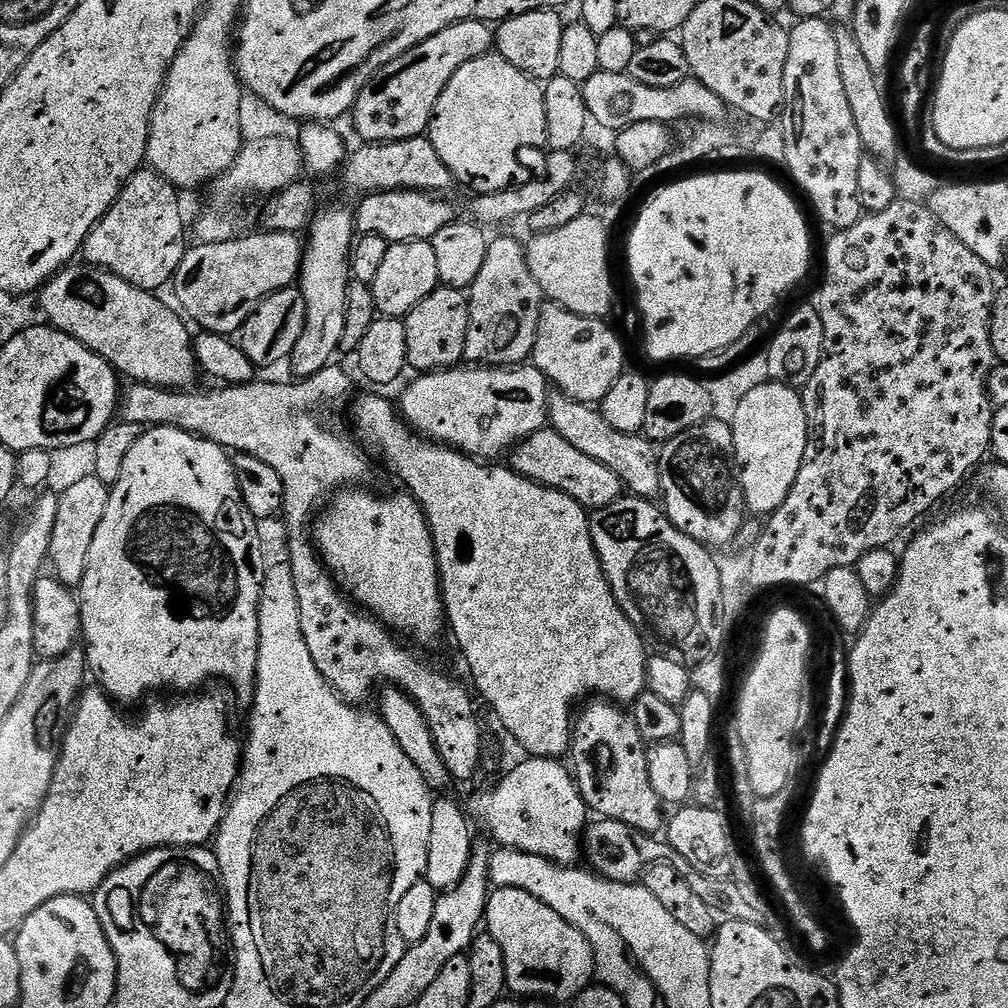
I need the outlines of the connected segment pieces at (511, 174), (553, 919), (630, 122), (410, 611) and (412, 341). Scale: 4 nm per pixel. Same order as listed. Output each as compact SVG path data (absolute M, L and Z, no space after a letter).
M498 54L480 56L466 62L466 66L459 68L454 78L450 78L446 90L442 90L442 98L438 98L438 106L434 106L434 114L428 123L426 138L434 150L438 150L438 158L446 162L446 170L450 170L455 183L465 184L472 194L516 188L530 179L530 172L520 165L520 151L523 148L543 149L548 143L543 87L522 74L522 70L510 66L510 62Z
M517 887L493 889L489 893L487 910L484 911L486 932L502 946L502 958L506 962L507 991L513 997L528 1000L565 1000L571 1002L582 990L586 990L596 980L594 950L590 942L562 914L554 914L550 906L538 901L532 894L527 894Z
M595 72L584 85L586 110L593 121L596 120L604 128L609 128L612 134L620 133L627 127L637 125L638 122L662 123L674 125L675 120L684 120L693 116L696 122L720 122L724 119L726 105L714 90L706 90L702 82L689 78L678 82L678 86L665 88L651 88L638 82L627 74L610 74L609 72Z
M349 486L327 501L326 507L314 520L316 550L340 591L353 604L367 610L393 633L428 644L446 632L440 567L428 520L420 509L420 503L412 496L375 496L366 489L364 486Z
M439 287L434 289L414 310L403 317L406 326L406 358L408 368L417 373L442 372L457 367L464 360L468 333L468 298L461 289Z

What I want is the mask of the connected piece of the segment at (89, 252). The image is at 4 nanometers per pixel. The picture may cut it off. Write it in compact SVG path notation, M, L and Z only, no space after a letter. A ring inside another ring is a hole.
M141 170L135 172L118 194L114 206L90 230L82 249L82 256L89 265L104 268L118 278L130 282L147 292L156 292L164 283L175 277L186 251L184 244L184 216L180 213L181 193L166 178L157 172Z

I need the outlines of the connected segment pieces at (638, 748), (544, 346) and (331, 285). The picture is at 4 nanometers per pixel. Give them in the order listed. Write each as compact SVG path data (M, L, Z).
M596 698L579 709L572 729L571 756L570 768L575 775L584 803L597 817L622 822L634 830L649 834L659 833L659 828L661 831L665 827L665 805L658 798L658 794L654 794L654 786L650 786L646 741L642 734L638 734L638 726L634 726L631 715L621 705L604 698Z
M545 303L540 309L536 341L530 357L549 385L556 384L563 395L583 404L599 405L610 394L610 386L624 375L624 344L603 319L579 316L560 304Z
M332 204L323 208L313 215L306 229L304 261L300 263L298 287L306 302L306 326L290 357L296 378L313 376L329 367L333 363L332 355L340 352L342 330L346 330L346 294L350 283L350 257L357 235L356 221L351 207Z

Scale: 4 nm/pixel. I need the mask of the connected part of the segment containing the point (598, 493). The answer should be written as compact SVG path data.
M545 426L530 434L526 440L521 440L511 449L511 456L510 467L513 472L536 484L544 484L548 488L557 488L559 492L570 494L570 498L589 510L610 506L610 502L621 499L626 492L614 470L602 466L602 462L594 462L594 458L582 454L582 450L570 446L570 442L566 442L566 438L562 438L562 434L558 434L551 426Z

